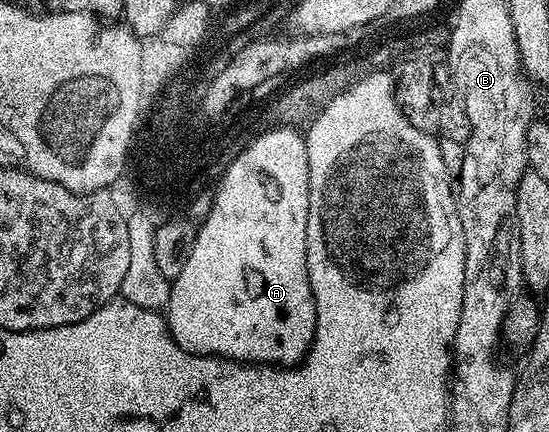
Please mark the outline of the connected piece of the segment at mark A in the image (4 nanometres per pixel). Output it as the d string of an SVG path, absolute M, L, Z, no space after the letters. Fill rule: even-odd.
M271 135L252 148L245 157L238 160L229 178L223 184L223 194L218 201L209 202L210 218L198 225L198 234L194 240L192 256L188 258L188 267L180 271L177 281L170 286L170 304L168 306L168 324L174 342L190 353L200 353L211 357L228 355L231 361L253 363L255 365L277 365L287 363L295 366L306 356L310 344L314 342L316 331L316 307L314 296L308 287L306 275L306 206L308 204L308 174L306 171L305 140L288 135Z

